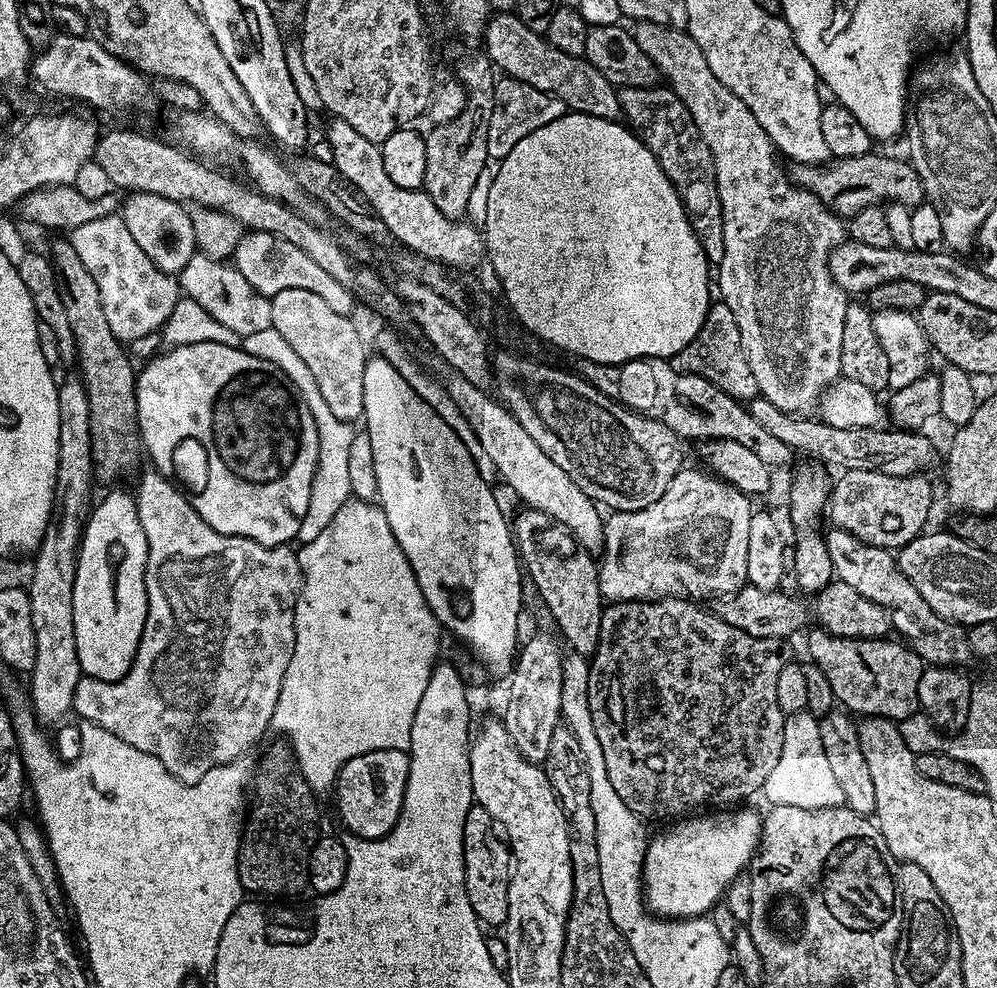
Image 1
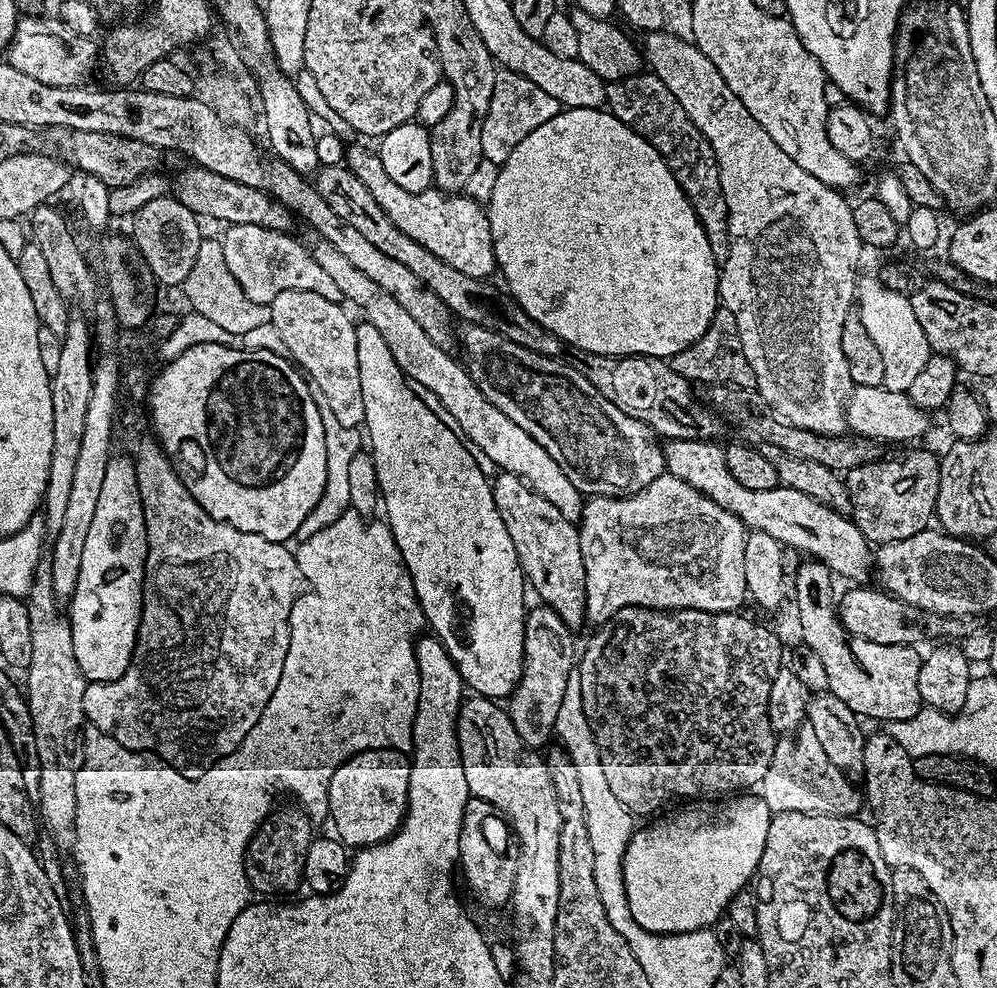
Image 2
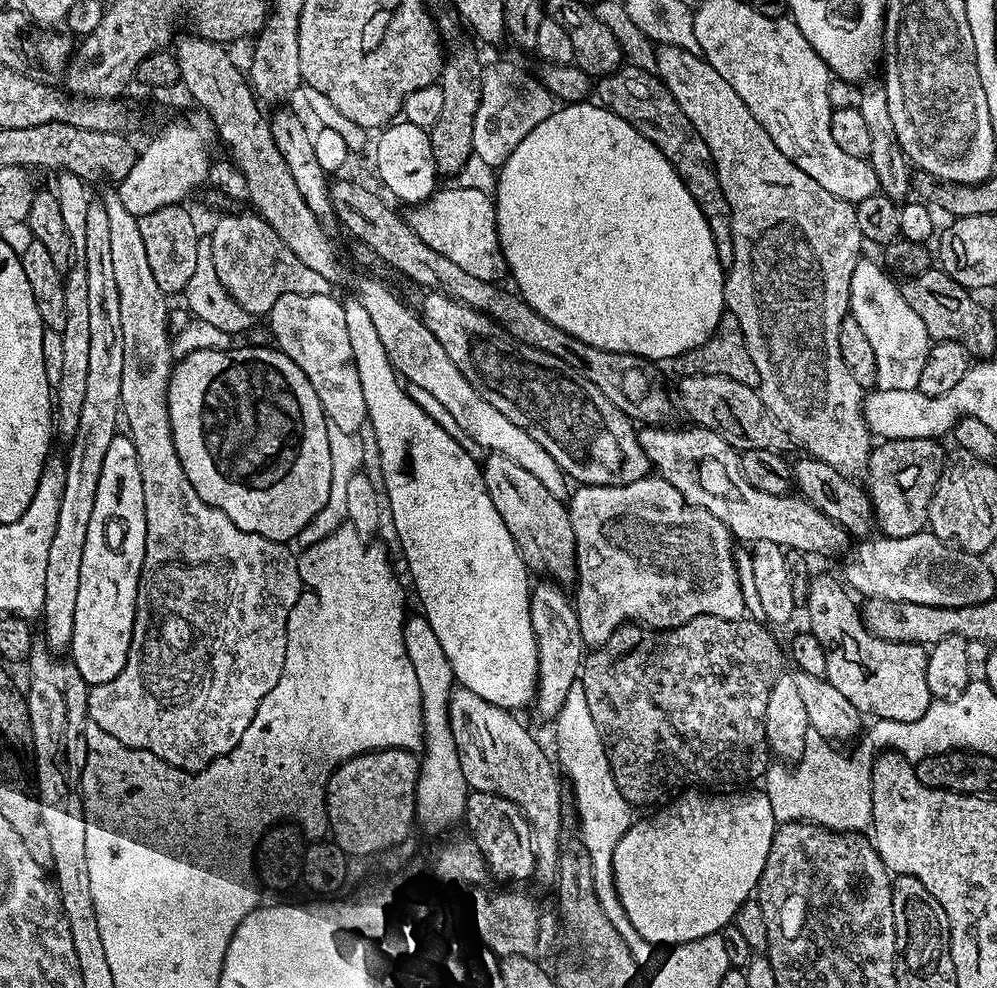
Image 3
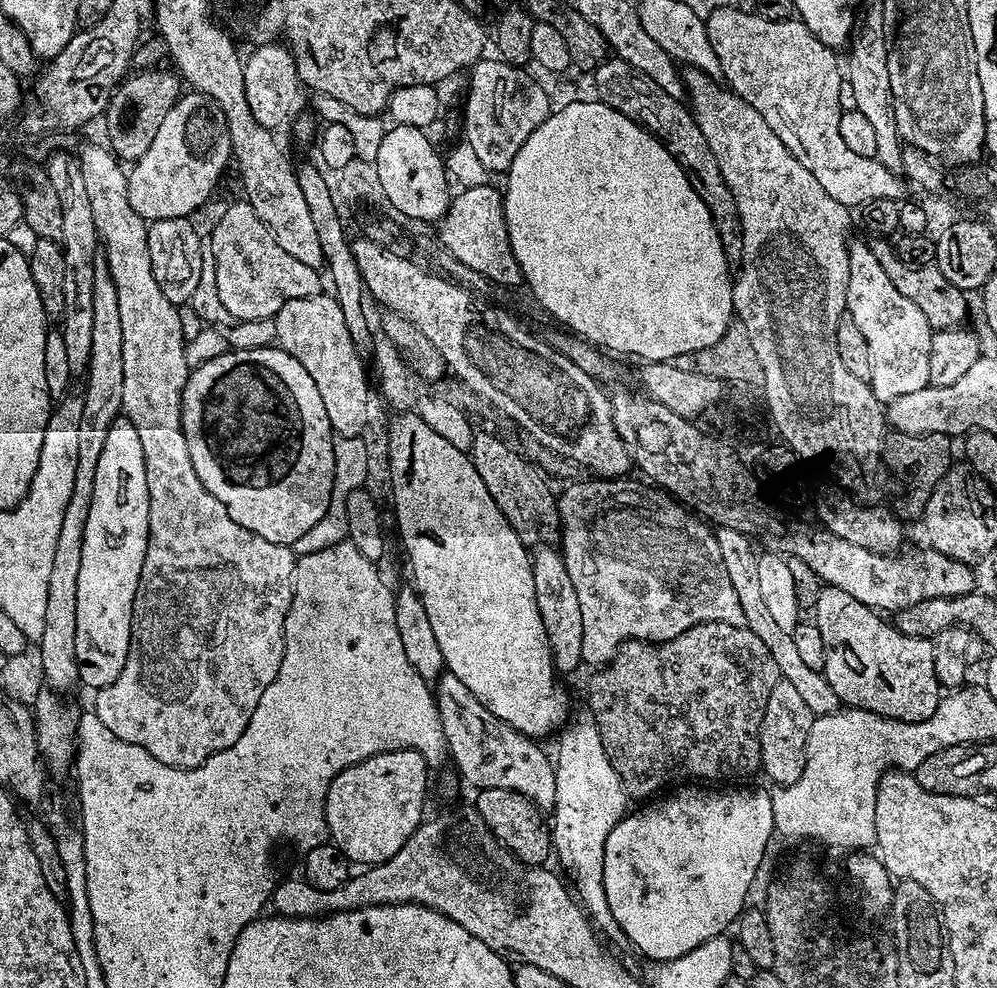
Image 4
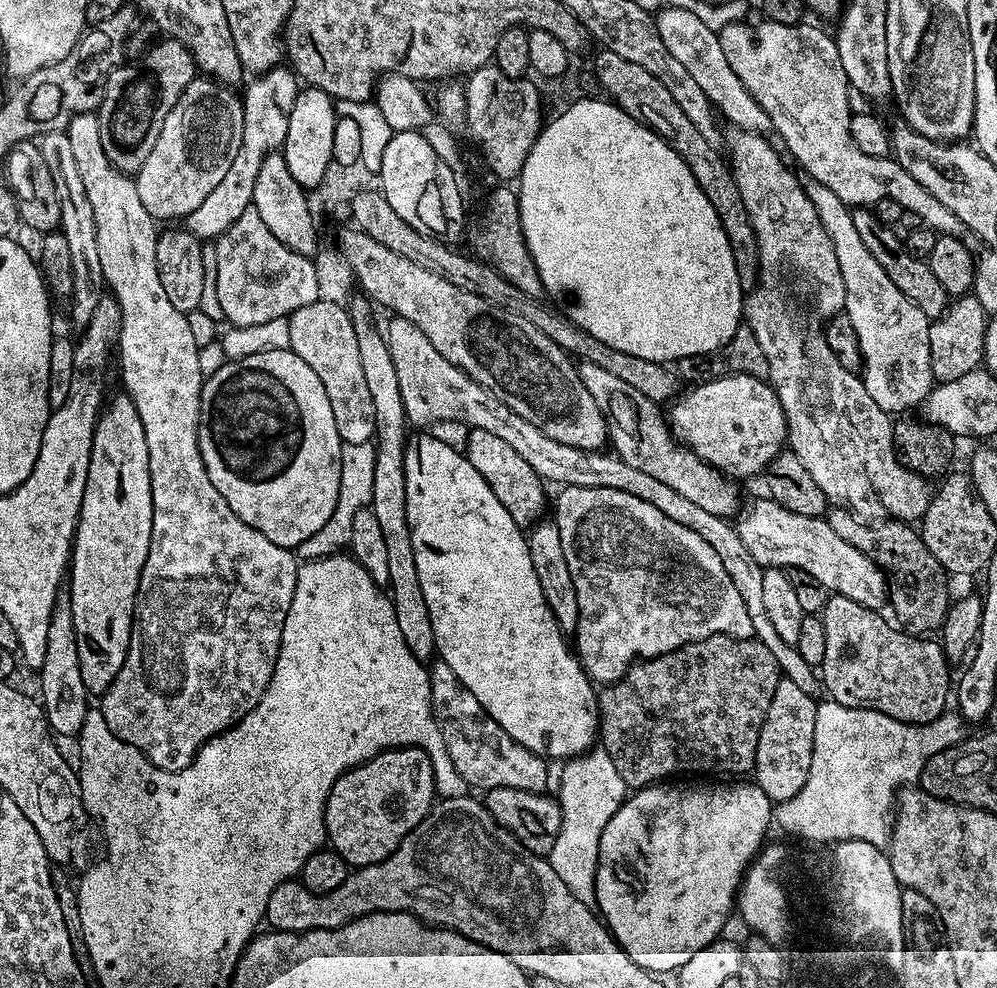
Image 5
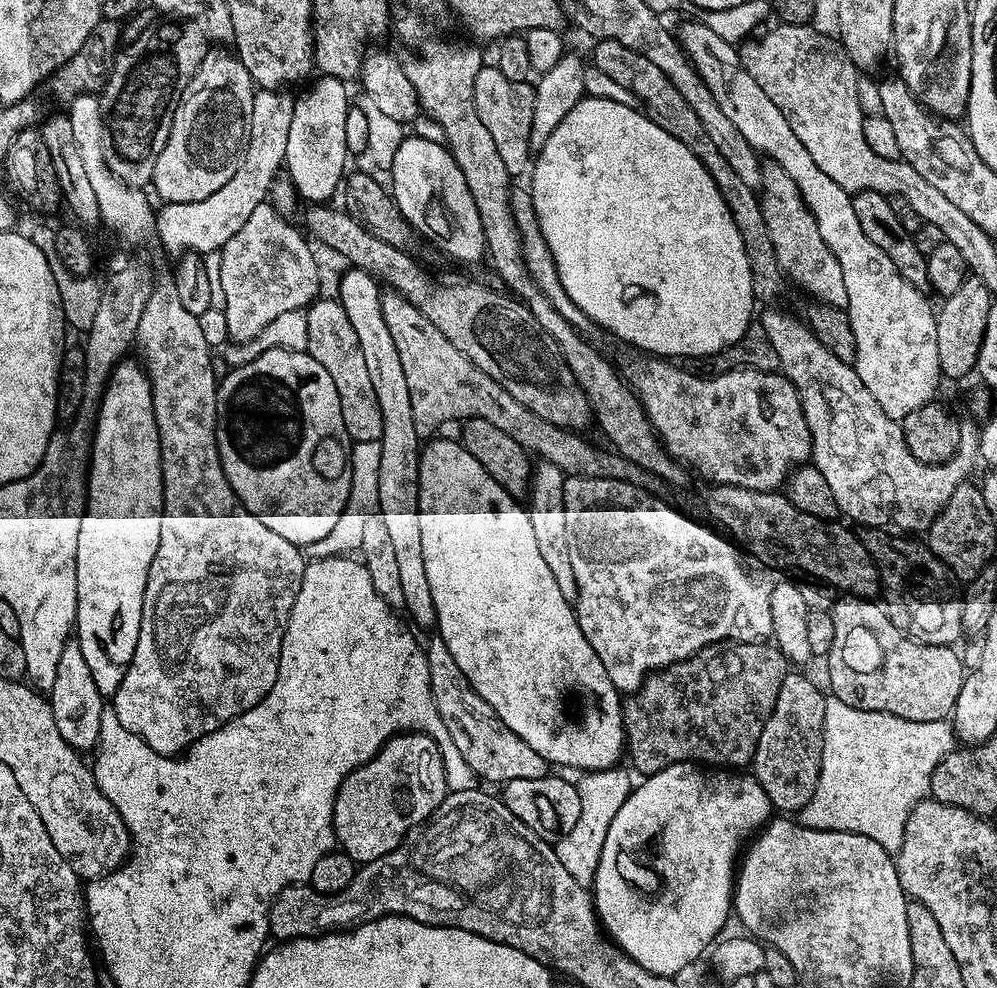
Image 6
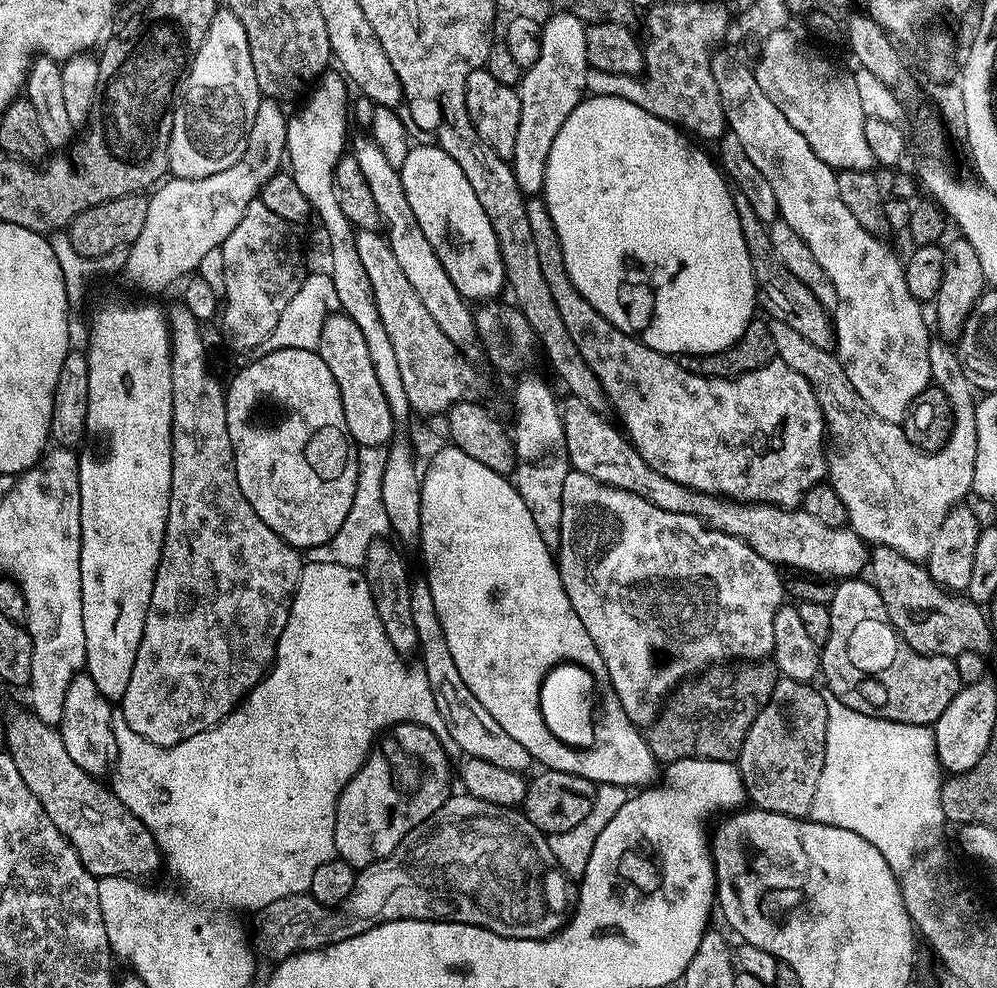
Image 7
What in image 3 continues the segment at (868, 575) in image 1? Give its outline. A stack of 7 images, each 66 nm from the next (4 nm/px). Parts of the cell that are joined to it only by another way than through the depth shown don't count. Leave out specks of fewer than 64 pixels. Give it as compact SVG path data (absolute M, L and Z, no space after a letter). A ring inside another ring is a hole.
M644 426L639 429L640 445L646 454L649 465L654 469L655 475L662 477L687 504L698 506L702 510L710 510L718 522L728 527L733 537L740 542L774 542L783 549L793 548L805 554L817 552L820 556L828 556L831 552L840 552L850 544L848 532L838 526L822 510L818 510L810 501L799 494L779 496L766 494L754 486L744 477L740 468L740 452L730 447L718 434L710 429L689 426L690 428L668 428L669 426Z

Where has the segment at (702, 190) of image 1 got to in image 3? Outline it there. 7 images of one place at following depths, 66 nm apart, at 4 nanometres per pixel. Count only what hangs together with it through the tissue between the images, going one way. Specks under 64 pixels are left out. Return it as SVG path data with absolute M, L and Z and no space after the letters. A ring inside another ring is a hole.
M621 66L608 76L599 77L597 84L600 85L597 88L595 85L594 92L595 95L596 92L600 95L599 103L614 114L618 114L618 118L630 122L630 126L634 126L634 130L638 130L638 134L642 134L647 140L654 142L654 146L658 146L658 150L662 150L662 154L668 159L670 166L674 166L674 170L682 178L686 190L690 190L694 202L698 202L698 210L702 210L702 214L706 218L706 226L710 226L710 234L716 243L720 264L727 270L734 262L730 202L726 202L726 194L722 194L722 186L716 177L716 165L710 146L706 146L702 134L698 134L698 130L694 130L694 122L690 122L690 118L686 118L686 114L682 114L682 106L678 106L678 102L672 97L670 90L663 84L660 77L641 68Z

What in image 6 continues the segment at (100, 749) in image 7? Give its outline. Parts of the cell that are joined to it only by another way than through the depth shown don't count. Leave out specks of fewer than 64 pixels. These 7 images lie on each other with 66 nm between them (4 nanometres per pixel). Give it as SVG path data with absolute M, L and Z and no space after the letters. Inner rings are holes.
M69 642L62 648L56 657L54 682L46 699L52 706L54 726L58 726L58 734L62 734L65 742L77 750L92 750L100 739L100 722L106 712L106 700L101 696L98 686L94 686L94 680L90 678L90 668L86 666L86 658L82 658L79 646Z

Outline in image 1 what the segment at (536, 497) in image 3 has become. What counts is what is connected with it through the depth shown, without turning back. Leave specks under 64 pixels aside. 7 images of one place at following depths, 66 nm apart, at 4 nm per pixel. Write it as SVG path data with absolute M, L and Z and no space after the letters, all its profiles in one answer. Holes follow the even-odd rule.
M524 506L515 513L515 516L510 529L527 579L528 576L532 579L541 602L548 607L557 630L564 635L567 647L590 658L596 653L600 641L602 611L600 575L593 553L586 551L576 541L571 530L562 526L562 522L550 518L550 514L542 514L542 510Z

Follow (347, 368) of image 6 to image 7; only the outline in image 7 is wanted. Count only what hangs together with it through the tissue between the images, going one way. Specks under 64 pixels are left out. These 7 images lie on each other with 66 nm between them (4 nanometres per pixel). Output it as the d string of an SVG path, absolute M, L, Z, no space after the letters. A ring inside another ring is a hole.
M337 302L323 303L316 320L316 352L326 358L338 376L342 386L342 398L346 402L348 415L348 431L360 442L380 442L391 428L394 421L388 409L386 398L381 395L378 377L374 372L374 365L370 362L366 340L362 329L346 307Z

